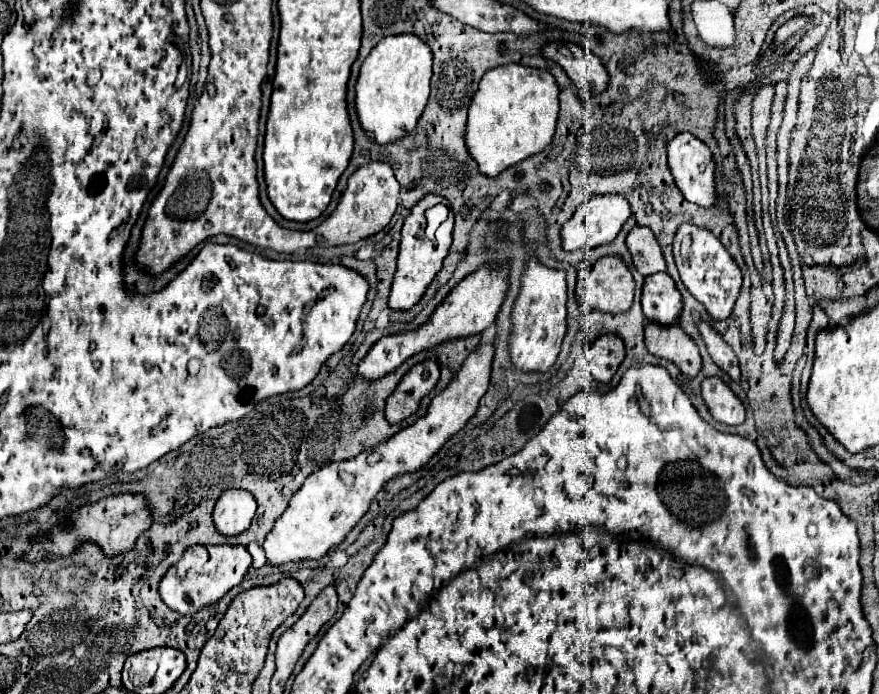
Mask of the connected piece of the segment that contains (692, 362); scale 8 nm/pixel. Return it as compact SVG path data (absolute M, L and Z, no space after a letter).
M649 322L645 326L645 344L653 356L673 362L685 376L695 378L701 370L701 354L695 342L687 338L681 326L661 326Z

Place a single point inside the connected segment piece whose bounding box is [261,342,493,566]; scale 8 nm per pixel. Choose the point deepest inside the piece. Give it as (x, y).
(323, 511)

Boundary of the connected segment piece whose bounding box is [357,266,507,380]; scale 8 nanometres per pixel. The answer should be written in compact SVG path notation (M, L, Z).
M483 266L477 272L469 274L463 282L459 282L447 298L435 308L435 312L429 316L429 320L419 326L417 330L409 330L403 334L391 334L377 340L367 356L357 364L359 378L383 378L383 374L391 374L391 370L397 370L407 358L431 350L443 342L451 342L451 338L465 338L481 334L485 328L489 328L499 312L499 306L503 302L507 290L507 270L495 270L491 266Z

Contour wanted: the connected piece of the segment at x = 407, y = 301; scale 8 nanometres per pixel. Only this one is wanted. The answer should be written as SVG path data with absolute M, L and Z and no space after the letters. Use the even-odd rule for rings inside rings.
M427 194L423 196L423 200L419 200L409 216L405 218L403 230L401 230L401 246L399 246L399 258L397 258L397 272L393 278L393 286L391 286L391 296L389 296L389 308L391 310L407 310L413 304L419 302L419 298L423 296L425 288L429 286L429 282L437 276L437 272L441 270L443 258L447 256L447 250L451 246L451 230L453 230L453 214L449 214L449 218L443 222L443 230L437 230L437 240L429 240L425 236L425 220L423 220L423 212L439 202L443 202L443 196L437 194Z

